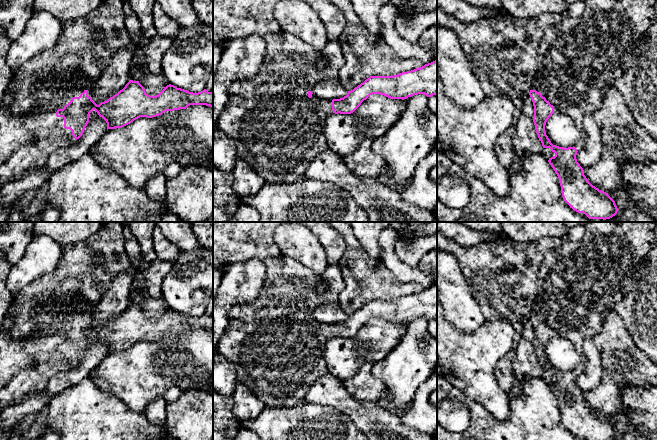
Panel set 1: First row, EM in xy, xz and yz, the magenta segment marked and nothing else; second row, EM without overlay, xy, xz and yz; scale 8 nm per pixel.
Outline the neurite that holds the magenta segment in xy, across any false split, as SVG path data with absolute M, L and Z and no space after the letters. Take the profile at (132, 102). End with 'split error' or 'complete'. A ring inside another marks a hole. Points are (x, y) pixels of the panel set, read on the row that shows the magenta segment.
M79 54L64 55L52 69L49 69L48 78L50 76L55 78L54 82L32 84L30 87L40 104L27 115L14 116L10 112L10 106L14 100L13 94L16 93L16 71L13 71L12 79L0 106L1 181L19 177L34 169L44 168L52 153L82 136L93 110L106 121L108 130L122 128L140 117L152 118L166 111L186 109L190 105L213 107L213 92L208 92L206 89L193 93L169 84L158 95L150 96L139 81L133 80L129 80L125 87L113 97L97 105L92 100L97 80L90 81L80 71Z; split error

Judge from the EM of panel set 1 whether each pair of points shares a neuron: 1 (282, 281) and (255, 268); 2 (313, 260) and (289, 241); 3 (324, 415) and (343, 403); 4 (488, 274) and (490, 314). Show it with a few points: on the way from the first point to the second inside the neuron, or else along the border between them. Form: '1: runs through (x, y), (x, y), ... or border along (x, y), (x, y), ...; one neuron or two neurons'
1: border along (263, 260), (265, 280), (259, 296); two neurons
2: runs through (307, 254), (295, 242); one neuron
3: border along (311, 403), (331, 406), (343, 412), (353, 423); two neurons
4: runs through (490, 284), (490, 304); one neuron

